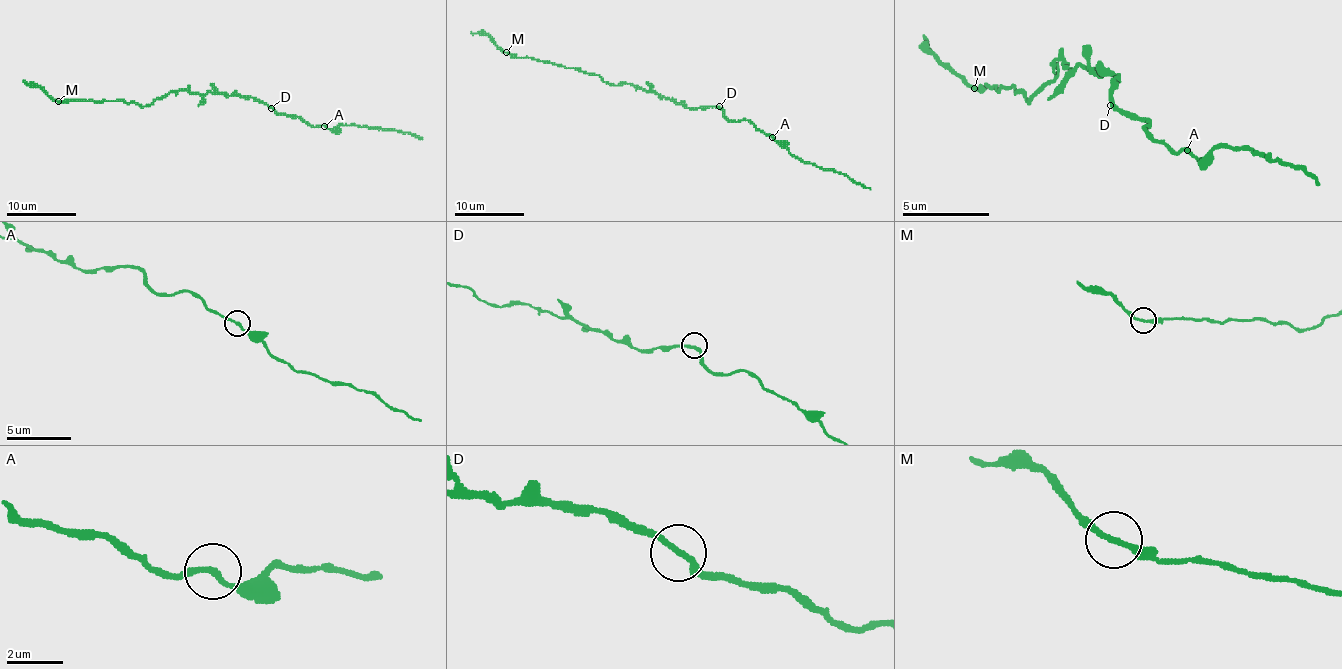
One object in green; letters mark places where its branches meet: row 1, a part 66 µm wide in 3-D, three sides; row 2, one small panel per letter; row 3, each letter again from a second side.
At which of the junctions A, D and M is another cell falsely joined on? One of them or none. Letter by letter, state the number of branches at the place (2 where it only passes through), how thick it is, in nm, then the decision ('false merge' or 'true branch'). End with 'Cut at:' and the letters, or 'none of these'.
A: branches 2; calibre 200 nm; true branch
D: branches 2; calibre 220 nm; true branch
M: branches 2; calibre 200 nm; true branch
Cut at: none of these

